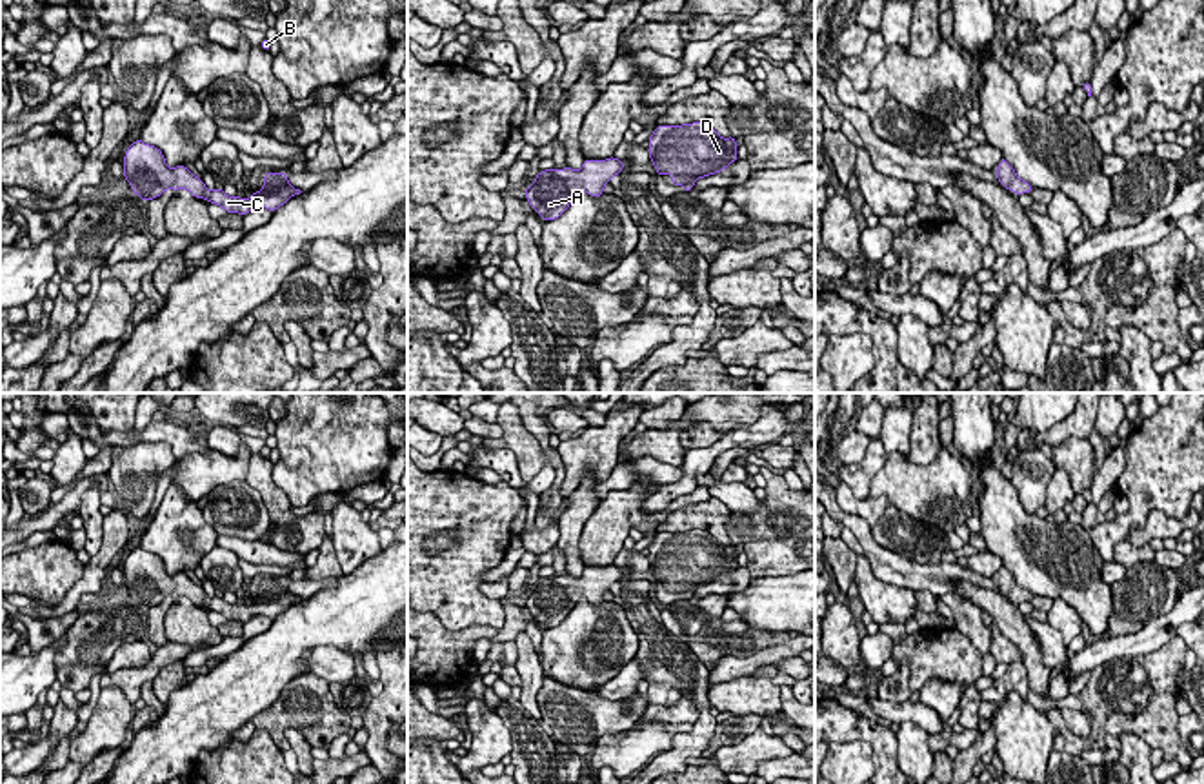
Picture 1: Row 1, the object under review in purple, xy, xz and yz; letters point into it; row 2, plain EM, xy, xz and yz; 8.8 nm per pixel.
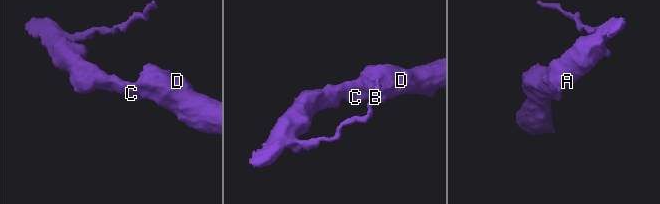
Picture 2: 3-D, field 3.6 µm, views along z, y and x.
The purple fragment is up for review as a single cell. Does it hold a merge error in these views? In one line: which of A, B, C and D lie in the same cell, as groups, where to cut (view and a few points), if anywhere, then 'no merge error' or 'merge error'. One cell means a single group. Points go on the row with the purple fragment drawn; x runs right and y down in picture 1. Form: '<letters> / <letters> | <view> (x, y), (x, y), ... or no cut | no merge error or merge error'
A B C D | no cut | no merge error

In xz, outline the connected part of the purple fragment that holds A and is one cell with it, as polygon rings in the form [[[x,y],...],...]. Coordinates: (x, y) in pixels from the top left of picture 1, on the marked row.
[[[609,156],[606,160],[584,160],[582,167],[544,169],[526,187],[526,200],[546,222],[558,218],[569,204],[586,191],[598,198],[604,186],[620,175],[624,162]]]

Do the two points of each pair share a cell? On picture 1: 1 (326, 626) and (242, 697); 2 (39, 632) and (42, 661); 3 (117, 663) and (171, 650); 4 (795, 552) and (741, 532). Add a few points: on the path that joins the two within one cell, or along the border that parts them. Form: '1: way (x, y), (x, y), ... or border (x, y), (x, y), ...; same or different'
1: way (306, 633), (262, 677); same
2: border (66, 632), (31, 655); different
3: border (151, 657), (142, 666), (128, 666), (110, 673); different
4: border (795, 533), (784, 539), (750, 539), (744, 544); different

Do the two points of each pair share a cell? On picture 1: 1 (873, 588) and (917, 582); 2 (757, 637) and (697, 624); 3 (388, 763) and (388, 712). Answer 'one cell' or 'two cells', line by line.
1: two cells
2: one cell
3: one cell

